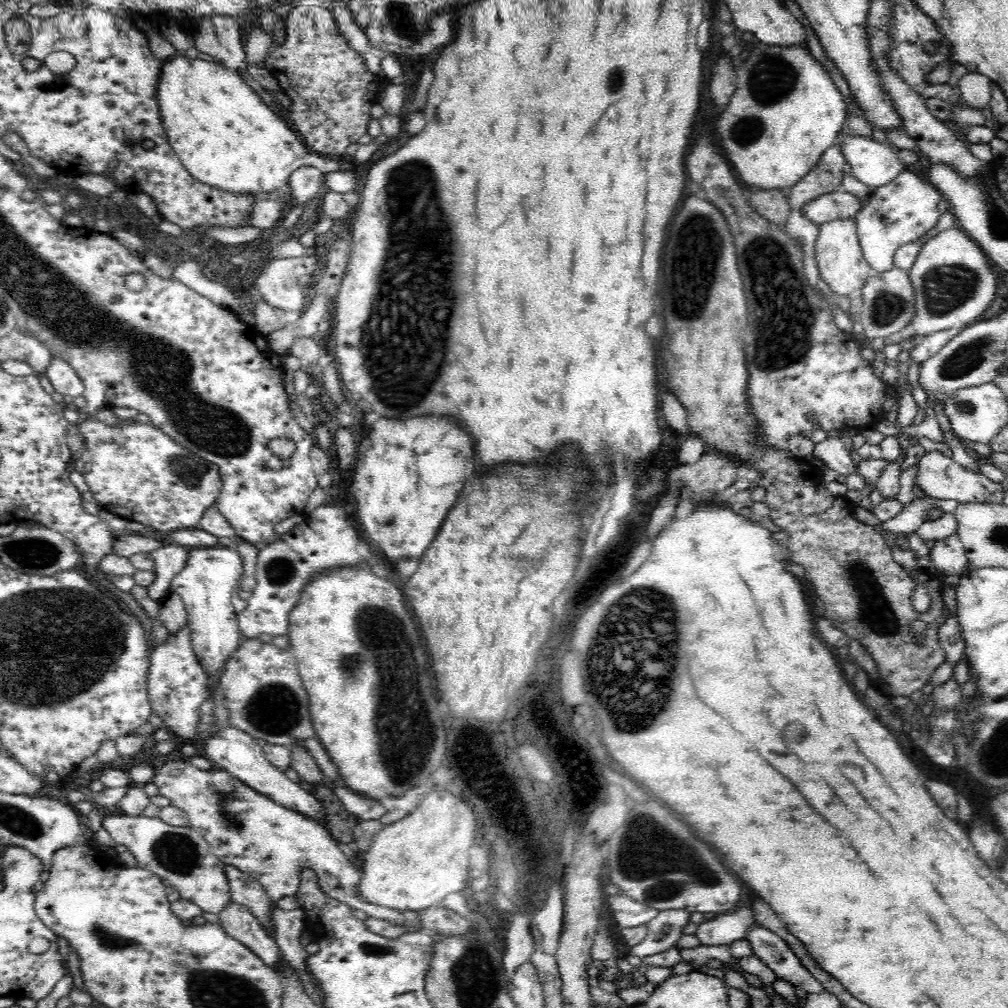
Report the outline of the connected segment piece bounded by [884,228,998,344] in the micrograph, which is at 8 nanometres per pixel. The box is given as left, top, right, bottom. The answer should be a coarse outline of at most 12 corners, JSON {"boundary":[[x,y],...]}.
{"boundary":[[956,228],[933,235],[908,273],[916,316],[899,344],[964,329],[998,290],[986,253]]}

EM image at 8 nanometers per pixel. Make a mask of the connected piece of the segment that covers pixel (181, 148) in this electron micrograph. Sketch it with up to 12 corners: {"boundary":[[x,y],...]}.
{"boundary":[[165,60],[157,101],[176,156],[234,194],[289,184],[309,150],[240,75]]}

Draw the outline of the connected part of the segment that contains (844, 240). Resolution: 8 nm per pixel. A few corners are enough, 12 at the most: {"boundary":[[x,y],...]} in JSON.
{"boundary":[[852,218],[819,225],[815,257],[837,299],[877,274]]}

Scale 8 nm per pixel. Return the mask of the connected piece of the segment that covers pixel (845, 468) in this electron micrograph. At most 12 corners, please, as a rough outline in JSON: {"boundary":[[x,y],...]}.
{"boundary":[[839,437],[815,445],[813,458],[839,475],[857,474],[857,458]]}

